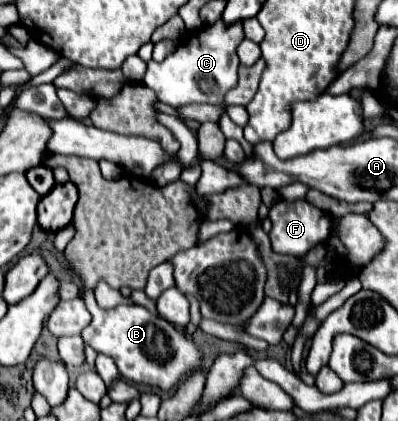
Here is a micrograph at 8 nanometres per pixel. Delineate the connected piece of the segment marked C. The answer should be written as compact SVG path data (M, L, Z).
M223 19L213 23L211 27L201 27L197 31L189 31L179 41L177 49L167 55L161 63L149 61L143 83L155 91L157 99L171 105L189 105L189 103L209 103L223 105L225 93L237 85L237 45L245 39L243 23L225 25Z

